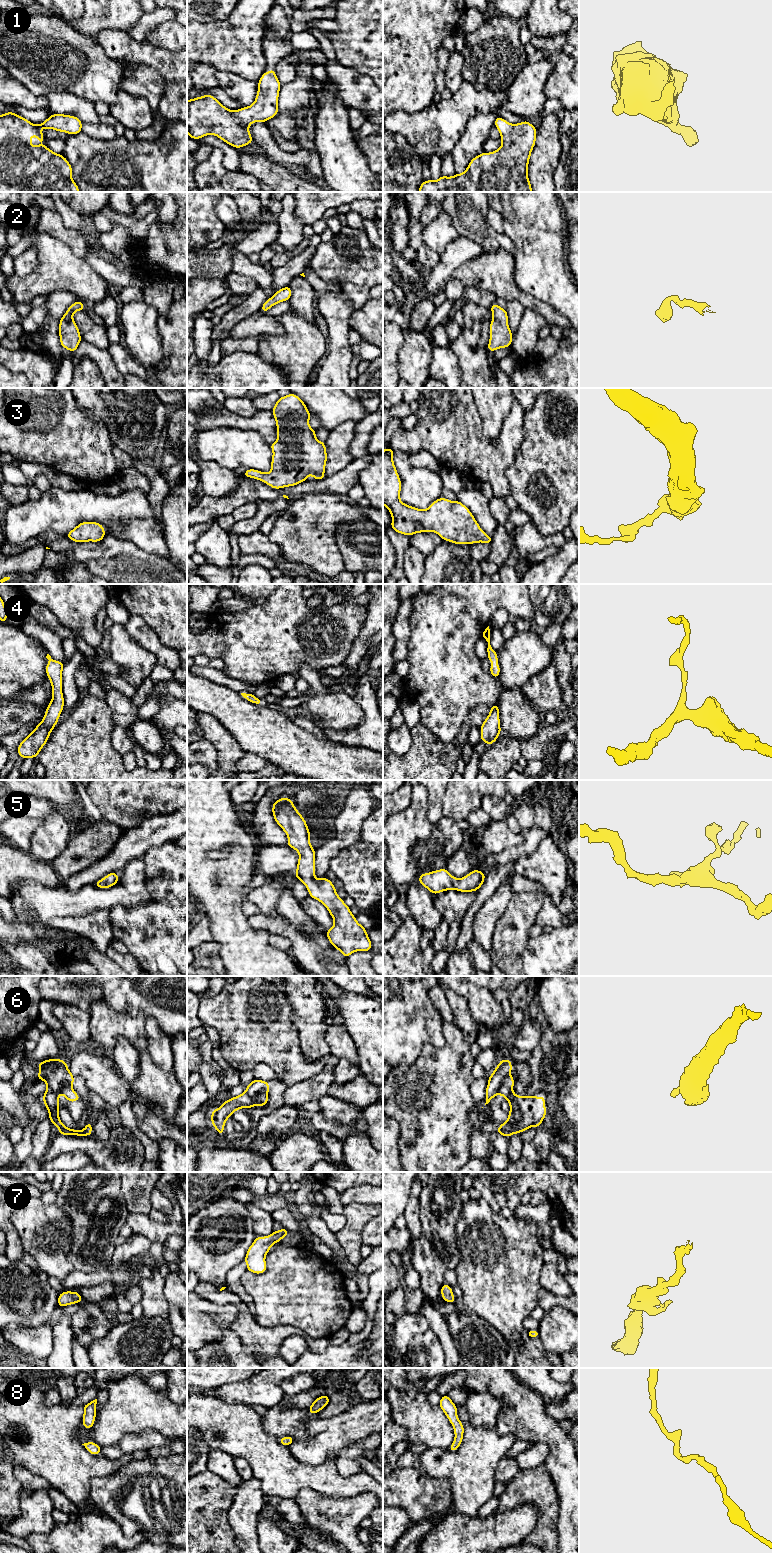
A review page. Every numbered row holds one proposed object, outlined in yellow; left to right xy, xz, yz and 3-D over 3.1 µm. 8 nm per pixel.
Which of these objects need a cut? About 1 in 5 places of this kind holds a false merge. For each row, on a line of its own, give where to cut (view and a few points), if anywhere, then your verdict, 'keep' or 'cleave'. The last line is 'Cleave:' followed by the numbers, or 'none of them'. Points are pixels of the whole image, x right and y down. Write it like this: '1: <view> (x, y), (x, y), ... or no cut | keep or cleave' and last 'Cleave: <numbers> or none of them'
1: no cut | keep
2: no cut | keep
3: no cut | keep
4: no cut | keep
5: no cut | keep
6: no cut | keep
7: no cut | keep
8: no cut | keep
Cleave: none of them

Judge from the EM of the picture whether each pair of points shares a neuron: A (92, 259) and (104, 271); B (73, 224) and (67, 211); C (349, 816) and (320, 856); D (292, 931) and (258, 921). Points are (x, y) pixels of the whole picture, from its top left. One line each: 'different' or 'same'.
A: same
B: same
C: same
D: same

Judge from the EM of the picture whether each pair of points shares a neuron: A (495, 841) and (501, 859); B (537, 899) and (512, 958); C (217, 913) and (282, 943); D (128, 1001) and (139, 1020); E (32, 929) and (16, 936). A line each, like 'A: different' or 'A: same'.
A: different
B: same
C: different
D: different
E: same

